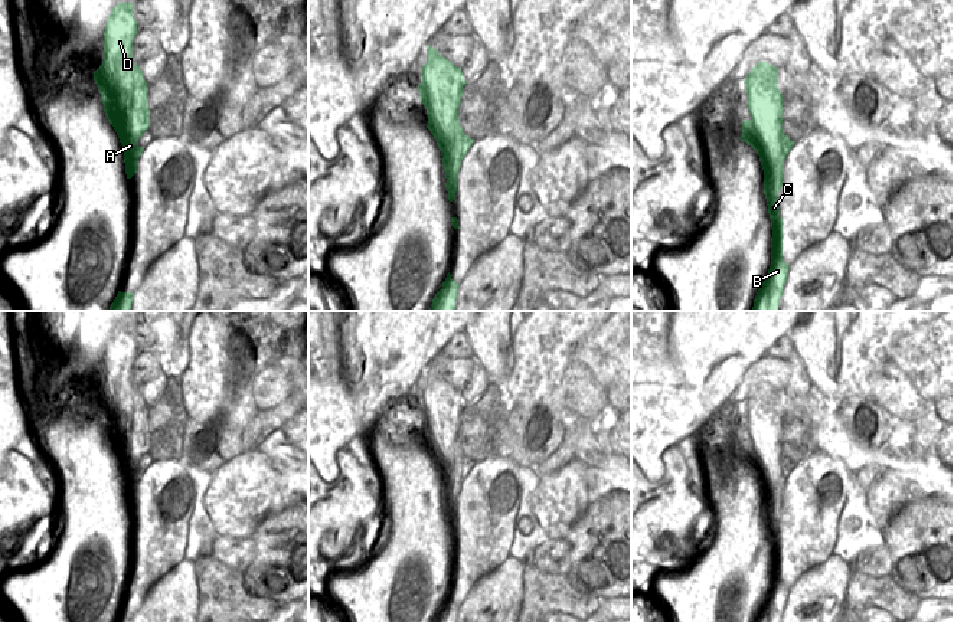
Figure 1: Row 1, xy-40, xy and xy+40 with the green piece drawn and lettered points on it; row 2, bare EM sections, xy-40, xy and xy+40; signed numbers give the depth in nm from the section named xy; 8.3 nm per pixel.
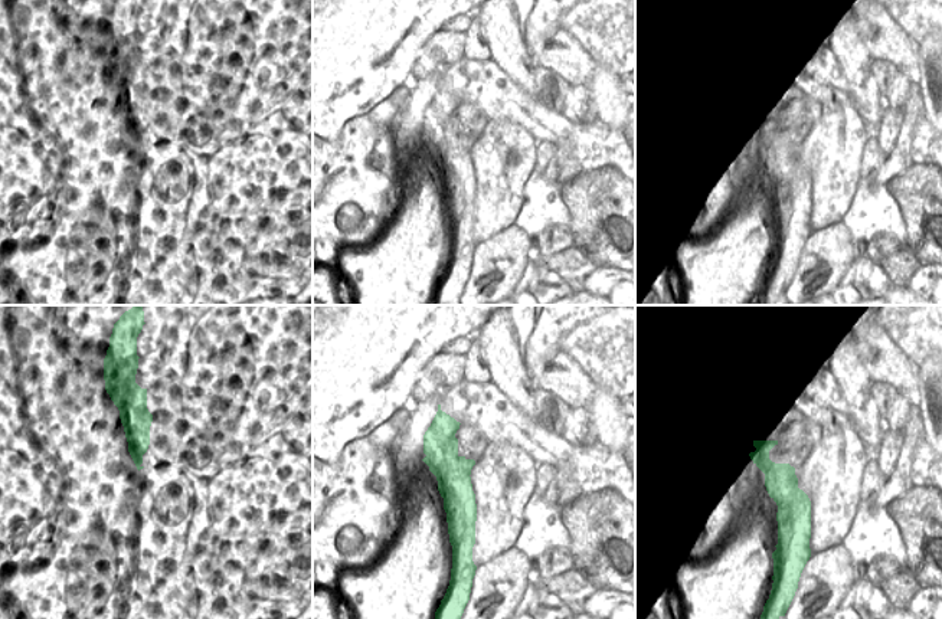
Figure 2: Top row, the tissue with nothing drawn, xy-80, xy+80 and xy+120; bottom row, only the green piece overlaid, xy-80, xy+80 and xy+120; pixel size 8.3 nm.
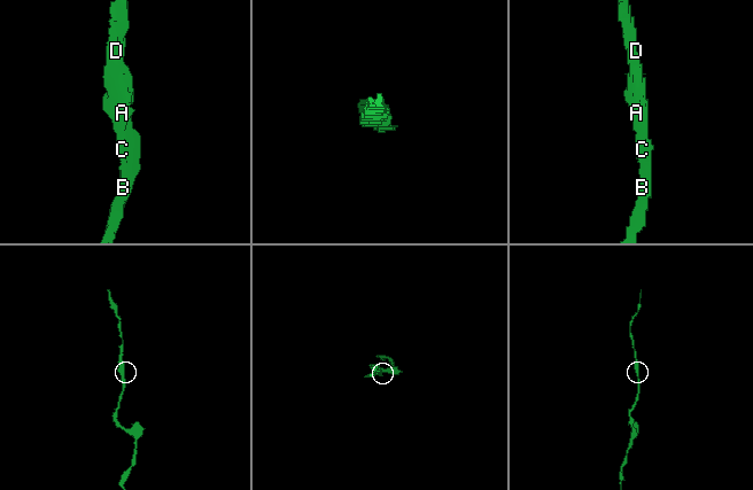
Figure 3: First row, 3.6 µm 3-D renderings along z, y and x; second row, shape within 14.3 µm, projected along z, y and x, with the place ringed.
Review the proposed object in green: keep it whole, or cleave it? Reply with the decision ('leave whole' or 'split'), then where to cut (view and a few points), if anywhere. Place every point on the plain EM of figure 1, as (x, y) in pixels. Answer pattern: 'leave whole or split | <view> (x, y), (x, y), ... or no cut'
leave whole | no cut

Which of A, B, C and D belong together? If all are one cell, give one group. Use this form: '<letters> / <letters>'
A B C D

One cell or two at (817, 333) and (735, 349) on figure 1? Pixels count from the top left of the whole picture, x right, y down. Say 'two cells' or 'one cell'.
two cells

